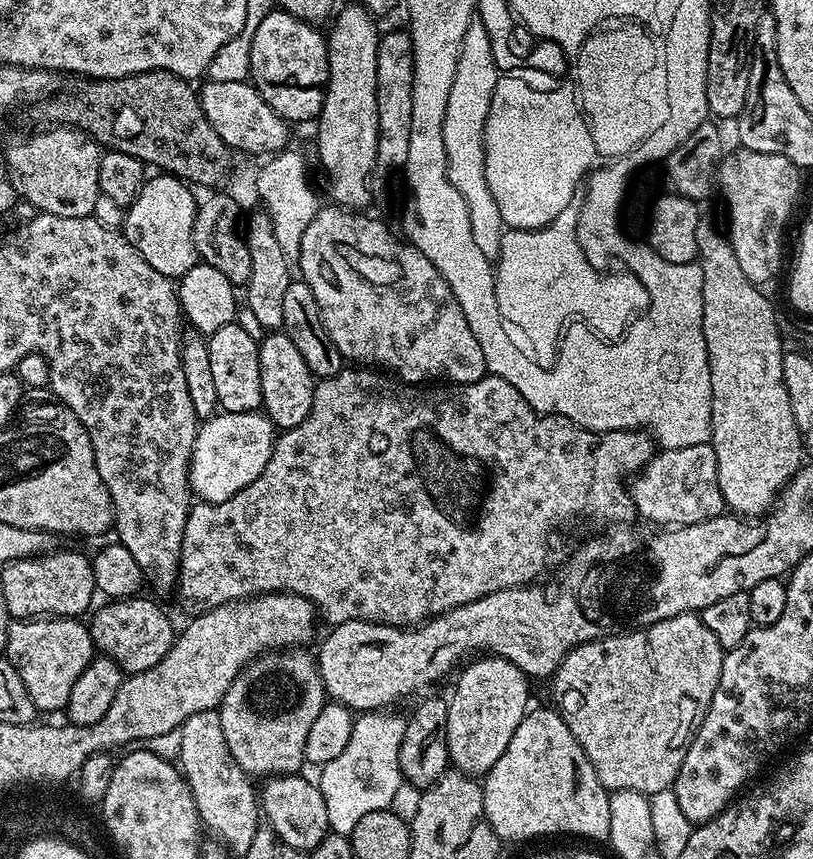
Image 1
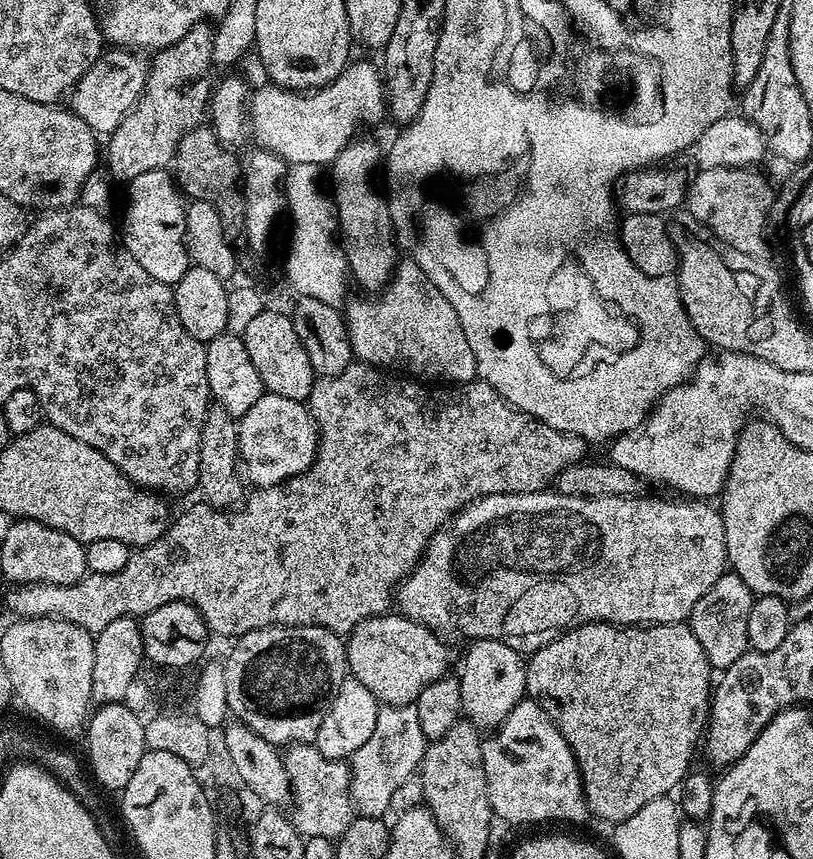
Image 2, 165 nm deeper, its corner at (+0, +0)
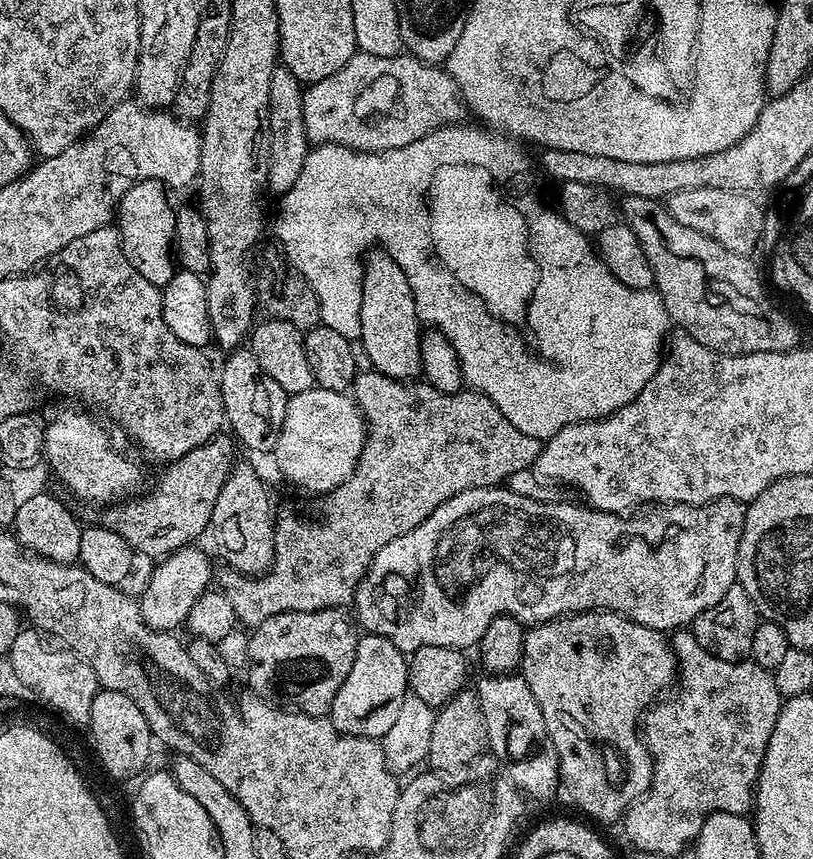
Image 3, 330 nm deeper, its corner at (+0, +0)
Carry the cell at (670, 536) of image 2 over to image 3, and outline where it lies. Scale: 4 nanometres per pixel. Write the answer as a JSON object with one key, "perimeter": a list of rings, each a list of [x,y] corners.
{"perimeter":[[[497,486],[494,488],[471,488],[462,494],[458,494],[454,498],[450,498],[446,502],[442,502],[442,506],[438,506],[434,510],[434,514],[430,514],[430,518],[426,518],[426,522],[422,522],[414,530],[410,530],[406,534],[402,534],[398,538],[394,538],[394,542],[386,542],[386,546],[382,546],[382,550],[378,550],[378,554],[372,559],[372,564],[368,567],[368,573],[362,578],[362,582],[356,588],[356,598],[354,601],[354,609],[356,608],[355,619],[360,619],[359,627],[365,633],[373,636],[381,636],[390,642],[394,642],[394,646],[398,646],[398,650],[405,654],[411,654],[418,651],[422,646],[450,646],[451,648],[459,648],[468,650],[468,647],[479,645],[482,634],[486,634],[486,626],[490,626],[490,622],[495,616],[513,616],[519,624],[525,626],[535,626],[545,624],[548,620],[558,620],[566,616],[573,615],[577,612],[616,612],[619,616],[624,616],[627,620],[638,622],[642,626],[650,626],[657,628],[660,632],[668,634],[673,630],[683,629],[685,626],[691,625],[692,619],[698,614],[702,614],[702,610],[710,610],[710,606],[714,606],[714,602],[718,602],[722,598],[722,594],[726,594],[726,590],[730,590],[737,583],[736,578],[736,555],[740,549],[740,539],[744,533],[744,514],[745,505],[739,500],[731,500],[730,497],[724,496],[721,500],[712,500],[708,504],[668,504],[660,513],[652,512],[656,510],[648,510],[645,516],[640,516],[637,520],[627,520],[627,515],[617,514],[615,512],[599,512],[597,508],[589,508],[583,503],[580,504],[554,504],[555,502],[545,502],[542,500],[531,500],[514,494],[507,486]]]}

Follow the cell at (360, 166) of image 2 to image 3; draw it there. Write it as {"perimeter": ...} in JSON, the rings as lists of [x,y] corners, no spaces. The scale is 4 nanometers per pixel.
{"perimeter":[[[372,250],[364,260],[362,282],[362,306],[360,307],[359,343],[364,343],[364,352],[375,371],[395,380],[405,382],[421,375],[422,354],[420,337],[422,321],[416,314],[416,303],[412,297],[414,286],[406,274],[383,250]]]}

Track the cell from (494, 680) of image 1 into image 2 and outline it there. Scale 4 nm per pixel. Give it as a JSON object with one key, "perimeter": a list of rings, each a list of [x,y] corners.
{"perimeter":[[[477,639],[464,656],[464,669],[458,672],[462,690],[461,713],[481,730],[495,730],[526,696],[526,660],[515,648],[501,640]]]}

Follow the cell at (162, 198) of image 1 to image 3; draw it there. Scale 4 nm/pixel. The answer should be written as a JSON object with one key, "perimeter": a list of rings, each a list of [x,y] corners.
{"perimeter":[[[139,180],[126,190],[118,209],[120,241],[124,244],[126,258],[146,282],[157,286],[168,284],[174,271],[177,209],[172,208],[167,194],[165,185],[158,180]]]}

